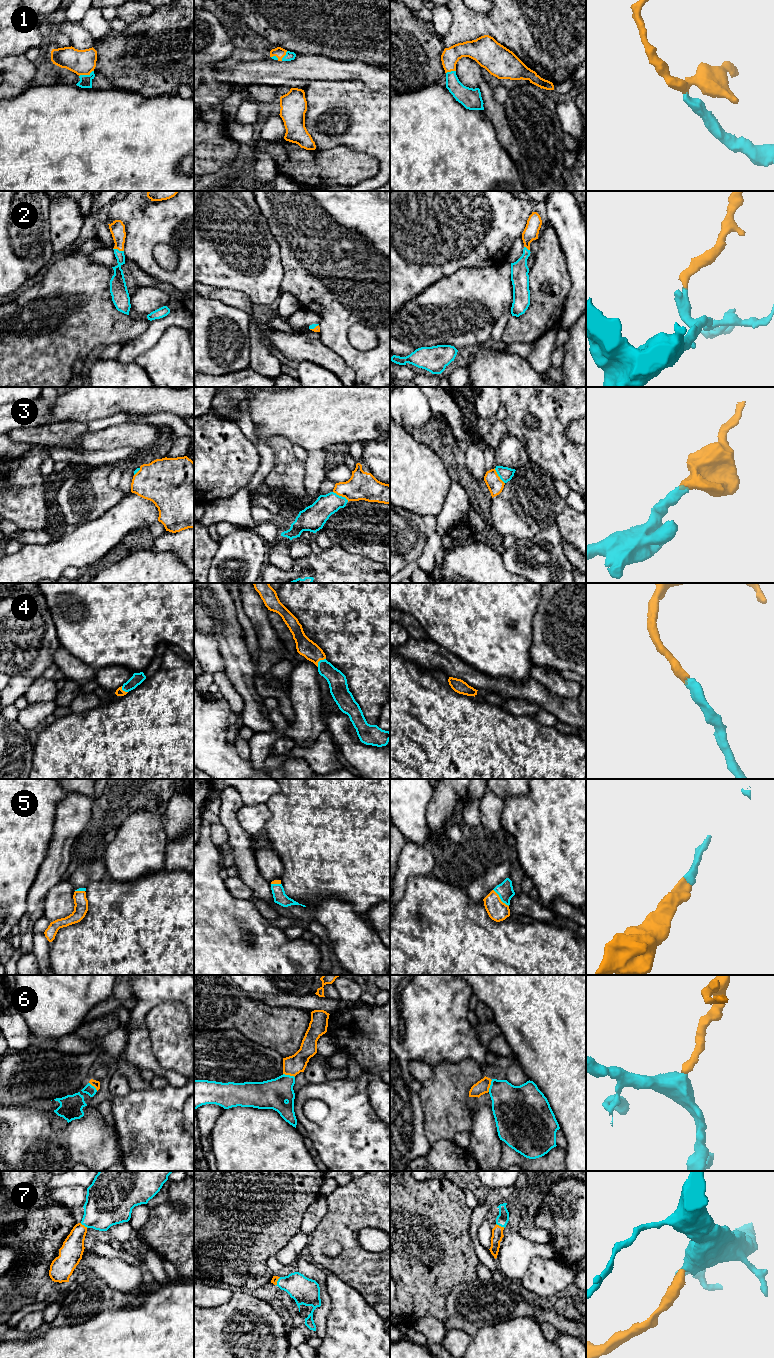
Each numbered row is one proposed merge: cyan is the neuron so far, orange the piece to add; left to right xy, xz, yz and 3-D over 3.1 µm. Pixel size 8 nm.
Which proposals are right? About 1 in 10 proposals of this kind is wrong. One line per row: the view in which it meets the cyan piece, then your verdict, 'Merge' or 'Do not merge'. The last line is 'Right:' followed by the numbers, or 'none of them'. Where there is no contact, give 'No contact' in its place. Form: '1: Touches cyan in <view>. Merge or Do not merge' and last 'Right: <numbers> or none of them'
1: Touches cyan in xy. Merge
2: Touches cyan in xy. Merge
3: Touches cyan in xz. Merge
4: Touches cyan in xz. Merge
5: Touches cyan in yz. Merge
6: Touches cyan in xz. Merge
7: Touches cyan in yz. Merge
Right: 1, 2, 3, 4, 5, 6, 7

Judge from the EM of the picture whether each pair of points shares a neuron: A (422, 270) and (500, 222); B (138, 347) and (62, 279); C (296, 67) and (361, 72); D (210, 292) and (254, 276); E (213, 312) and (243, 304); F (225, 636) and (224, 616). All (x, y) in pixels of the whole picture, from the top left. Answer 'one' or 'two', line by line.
A: one
B: two
C: one
D: two
E: two
F: one

